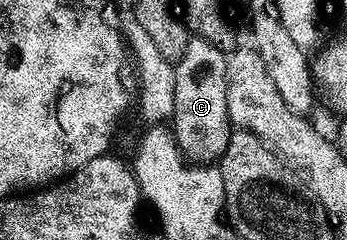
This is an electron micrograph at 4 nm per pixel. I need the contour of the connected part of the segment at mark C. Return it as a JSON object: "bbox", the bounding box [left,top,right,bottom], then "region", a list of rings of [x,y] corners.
{"bbox":[172,35,232,165],"region":[[[191,35],[188,46],[184,46],[184,54],[174,64],[176,94],[172,131],[178,148],[191,162],[209,165],[221,161],[230,141],[232,125],[228,112],[227,59],[227,53],[216,50],[212,42]]]}

